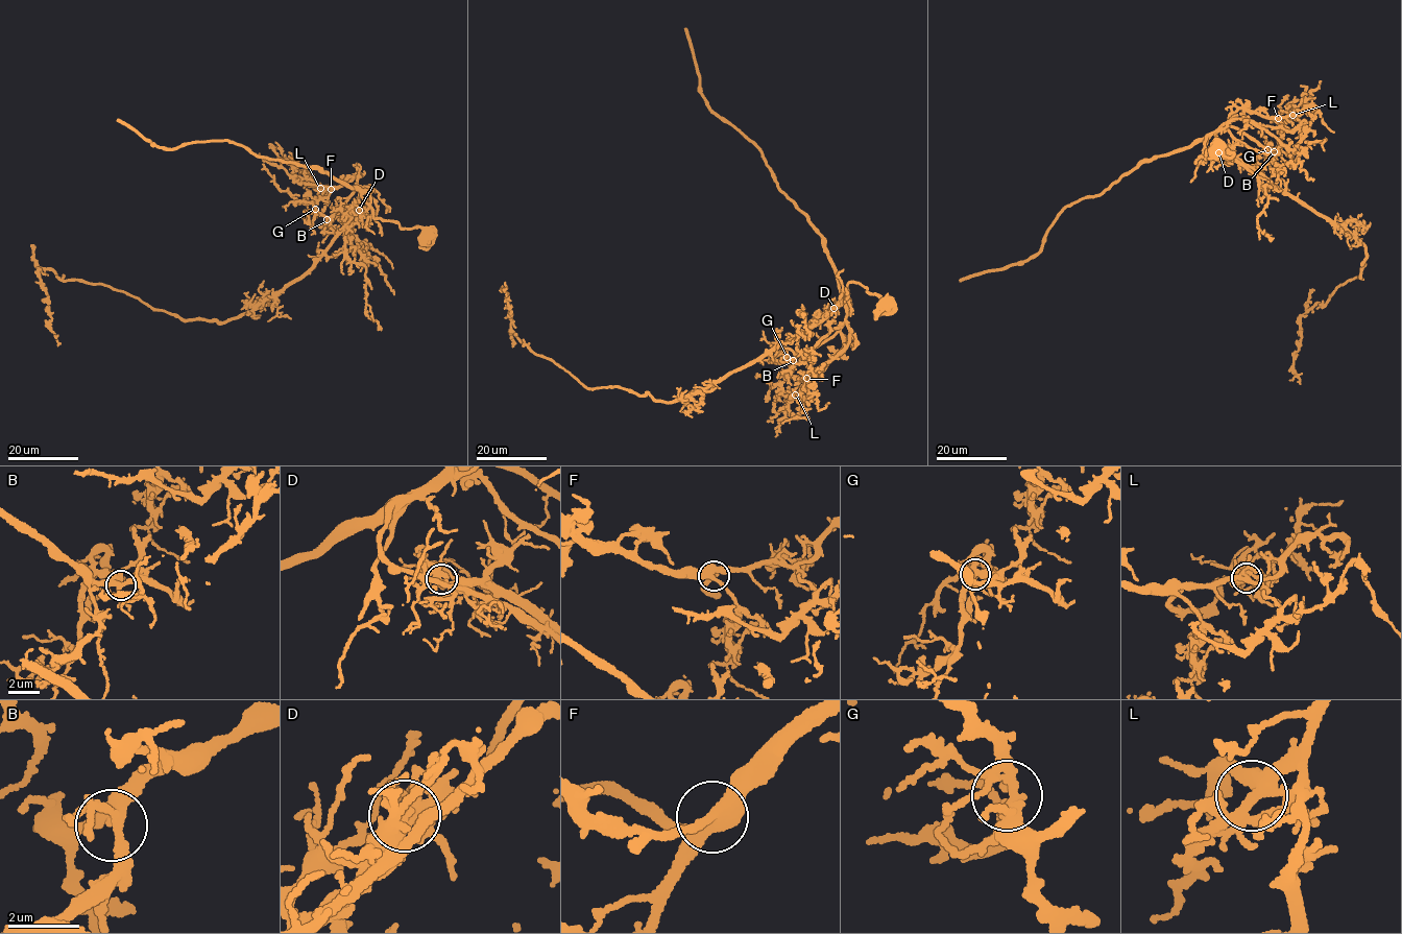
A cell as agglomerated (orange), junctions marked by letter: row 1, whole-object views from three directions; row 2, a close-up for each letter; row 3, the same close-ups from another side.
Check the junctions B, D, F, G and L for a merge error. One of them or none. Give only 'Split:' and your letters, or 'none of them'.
Split: D

